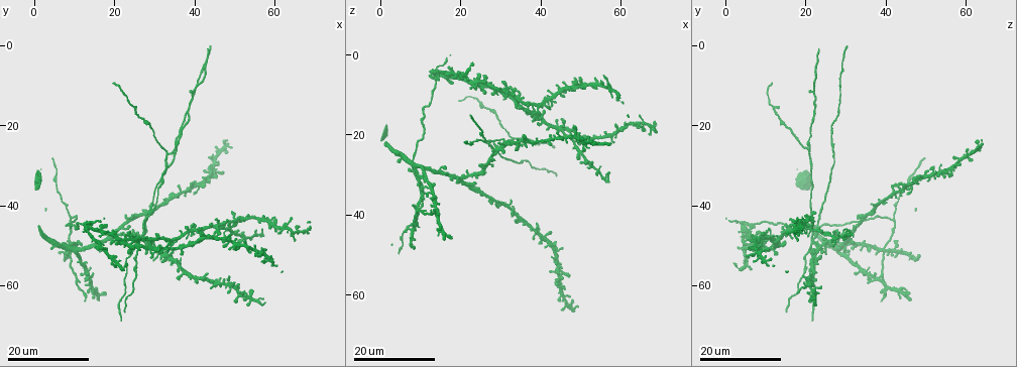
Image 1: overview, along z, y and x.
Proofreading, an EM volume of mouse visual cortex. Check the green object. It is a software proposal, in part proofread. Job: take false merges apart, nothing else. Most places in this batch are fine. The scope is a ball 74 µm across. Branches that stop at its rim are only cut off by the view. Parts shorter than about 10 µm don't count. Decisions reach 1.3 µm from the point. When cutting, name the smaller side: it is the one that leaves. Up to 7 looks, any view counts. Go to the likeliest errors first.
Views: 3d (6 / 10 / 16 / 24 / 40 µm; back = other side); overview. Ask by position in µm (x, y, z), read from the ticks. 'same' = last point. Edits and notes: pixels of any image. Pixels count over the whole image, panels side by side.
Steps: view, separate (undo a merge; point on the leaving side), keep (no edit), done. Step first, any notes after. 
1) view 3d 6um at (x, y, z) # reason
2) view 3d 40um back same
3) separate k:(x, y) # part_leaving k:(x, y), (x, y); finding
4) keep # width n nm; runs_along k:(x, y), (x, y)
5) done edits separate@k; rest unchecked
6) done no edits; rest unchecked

view 3d 24um at (33.5, 27.0, 20.5) # branch point

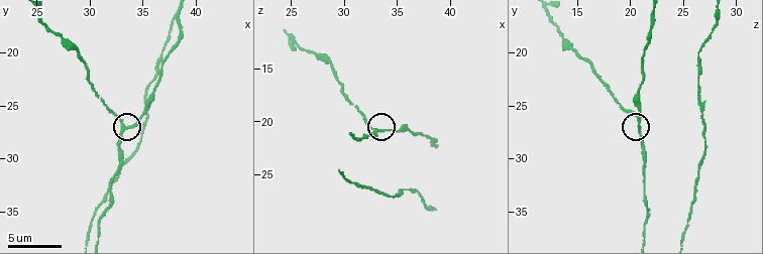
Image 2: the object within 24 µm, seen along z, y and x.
view 3d 6um at (33.4, 27.2, 20.8)

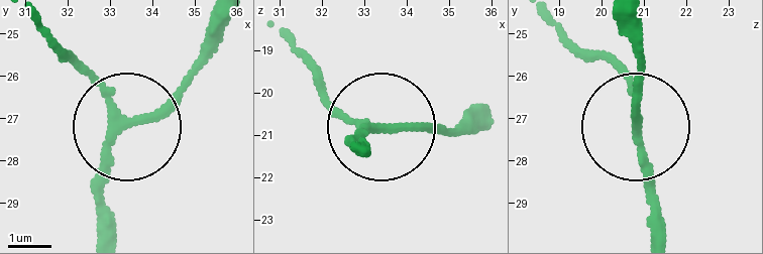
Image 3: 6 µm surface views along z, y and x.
keep # runs_along 3:(354, 145), (375, 124), (325, 95); continuous, no second neuron

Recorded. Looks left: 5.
view 3d 10um at (27.0, 18.4, 13.4) # calibre changes

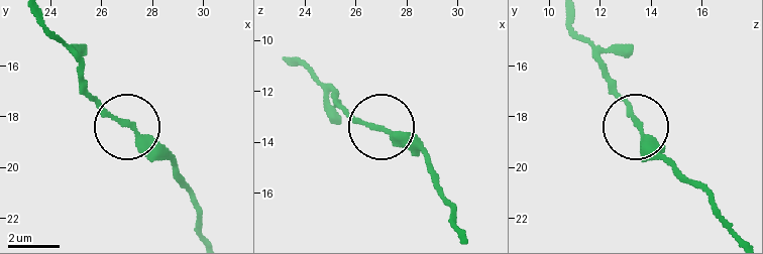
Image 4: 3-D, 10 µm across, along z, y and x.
view 3d 6um at (27.1, 18.5, 13.5)

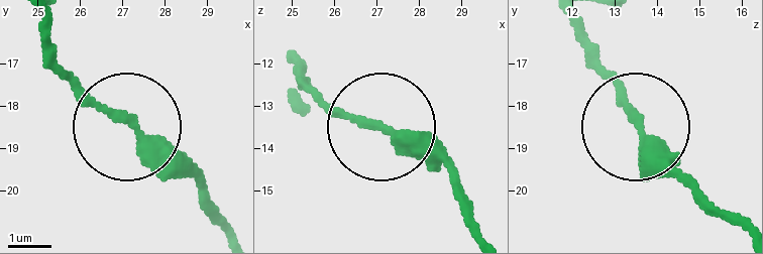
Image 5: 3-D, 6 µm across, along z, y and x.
keep # one neuron here

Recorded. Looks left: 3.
view 3d 6um at (31.0, 35.8, 21.6) # calibre changes

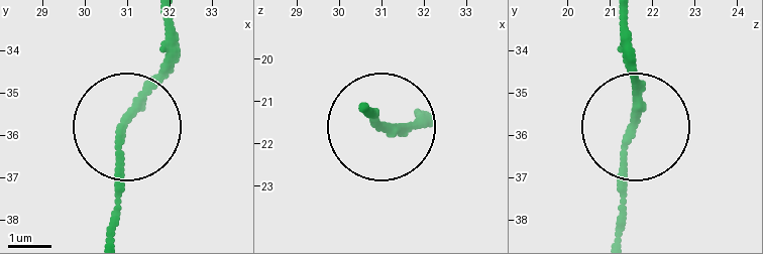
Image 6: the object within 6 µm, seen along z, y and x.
keep # width 170 nm; runs_along 6:(621, 231), (631, 39); all the same neuron

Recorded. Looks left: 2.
view 3d 10um at (36.0, 22.6, 26.4)

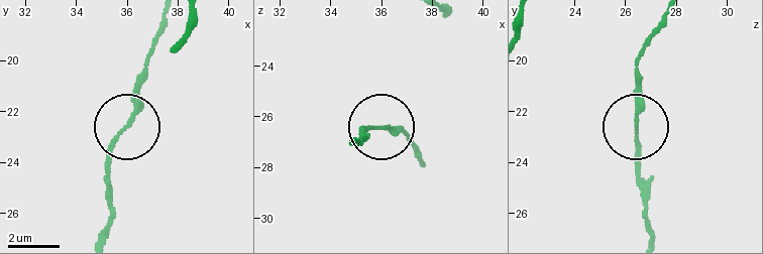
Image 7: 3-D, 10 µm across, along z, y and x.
keep # runs_along 7:(103, 232), (110, 154), (127, 128), (142, 66); all the same neuron

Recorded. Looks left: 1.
done no edits; rest unchecked

